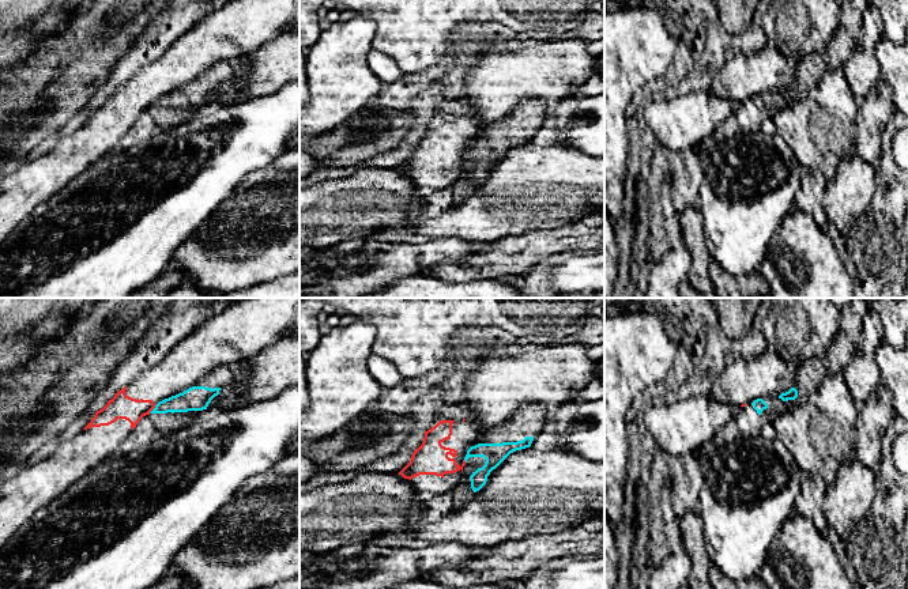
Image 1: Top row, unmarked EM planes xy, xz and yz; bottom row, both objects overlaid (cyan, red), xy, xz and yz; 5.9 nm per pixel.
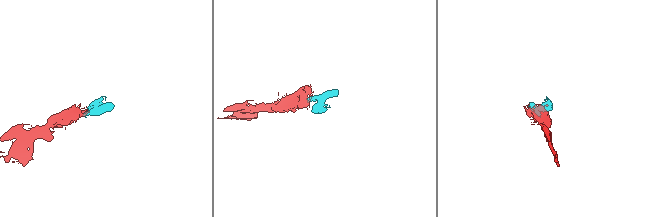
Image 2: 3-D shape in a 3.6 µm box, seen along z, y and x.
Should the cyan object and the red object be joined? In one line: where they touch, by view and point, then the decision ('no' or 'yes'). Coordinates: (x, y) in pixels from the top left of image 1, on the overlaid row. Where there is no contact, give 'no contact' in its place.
meets cyan in xy at (154, 408); no

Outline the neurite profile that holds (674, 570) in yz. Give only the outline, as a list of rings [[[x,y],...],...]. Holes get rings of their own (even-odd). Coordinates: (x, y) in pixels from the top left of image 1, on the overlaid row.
[[[670,548],[662,563],[652,571],[648,589],[679,589],[687,584],[690,556],[683,548]]]

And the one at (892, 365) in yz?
[[[908,333],[901,350],[882,340],[875,351],[875,363],[879,384],[892,392],[894,414],[908,422]]]

